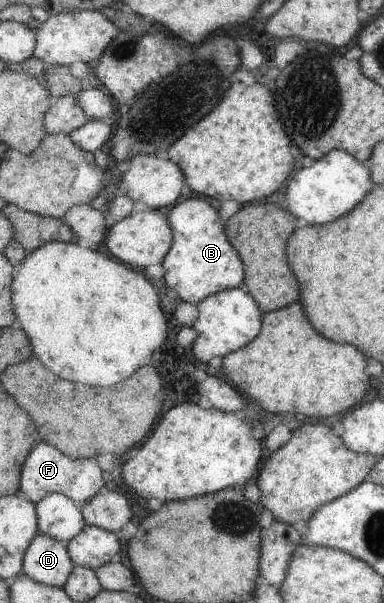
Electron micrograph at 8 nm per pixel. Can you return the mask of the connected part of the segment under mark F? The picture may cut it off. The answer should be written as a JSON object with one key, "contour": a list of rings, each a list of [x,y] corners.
{"contour":[[[43,440],[32,448],[32,453],[25,461],[21,488],[17,496],[39,504],[47,495],[61,493],[84,506],[108,486],[103,478],[103,468],[96,457],[74,459],[47,440]]]}

